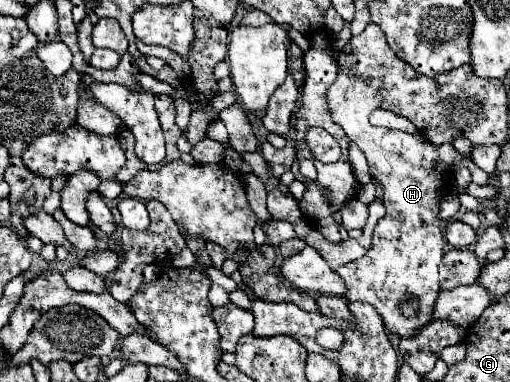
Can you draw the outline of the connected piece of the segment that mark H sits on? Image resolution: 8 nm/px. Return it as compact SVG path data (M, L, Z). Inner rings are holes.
M340 69L336 83L332 83L328 89L328 107L332 111L332 119L338 121L348 139L364 151L370 175L382 189L382 197L378 195L378 199L386 207L386 215L374 229L374 239L368 253L356 259L352 265L342 265L338 275L346 283L348 301L374 305L390 333L396 333L398 337L412 337L416 329L430 323L428 311L432 311L432 303L440 293L438 263L444 253L444 235L438 213L446 191L450 189L448 179L452 181L452 173L458 167L468 167L476 185L486 185L488 175L476 167L470 157L460 155L452 143L438 147L422 135L372 127L369 116L381 103L378 92L360 81L354 71ZM404 295L416 295L420 299L422 307L416 319L404 319L404 315L400 315L398 303L404 299Z

